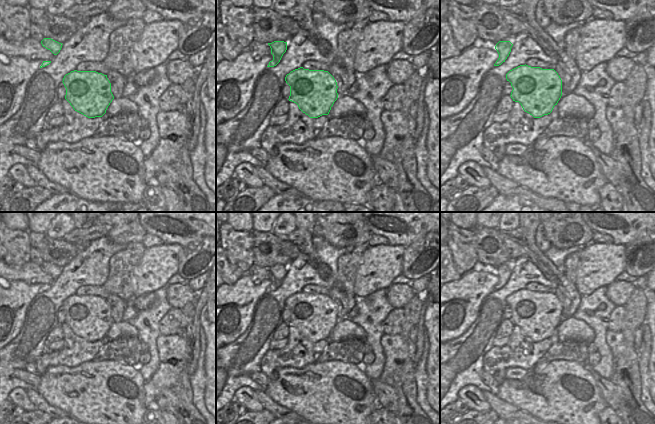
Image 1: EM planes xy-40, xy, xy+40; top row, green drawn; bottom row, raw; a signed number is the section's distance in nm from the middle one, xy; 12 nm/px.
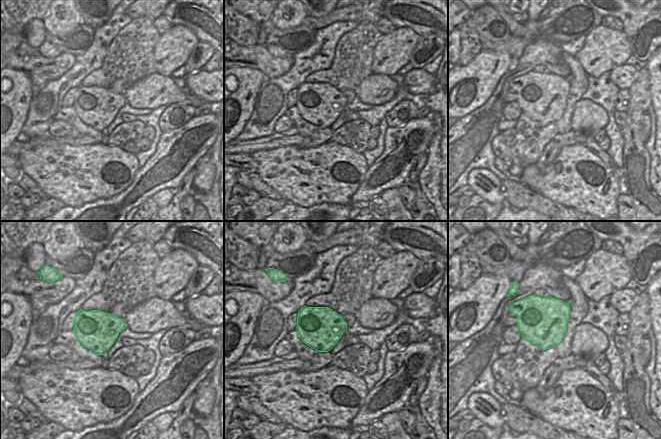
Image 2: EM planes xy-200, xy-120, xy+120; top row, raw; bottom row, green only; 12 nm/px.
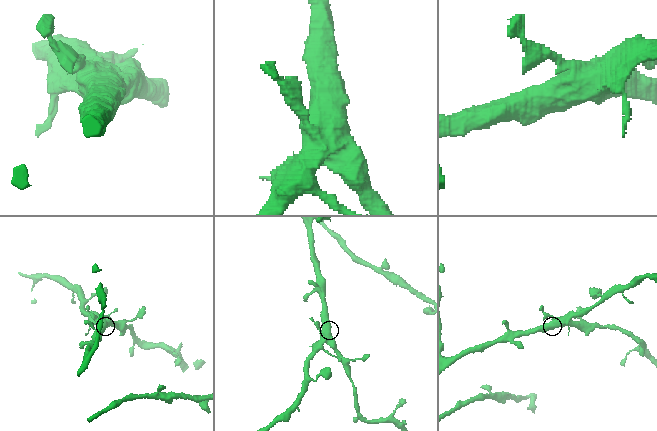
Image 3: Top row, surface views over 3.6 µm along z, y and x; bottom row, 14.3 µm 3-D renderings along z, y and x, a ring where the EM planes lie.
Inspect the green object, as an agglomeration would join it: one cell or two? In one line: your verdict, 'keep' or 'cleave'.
cleave

